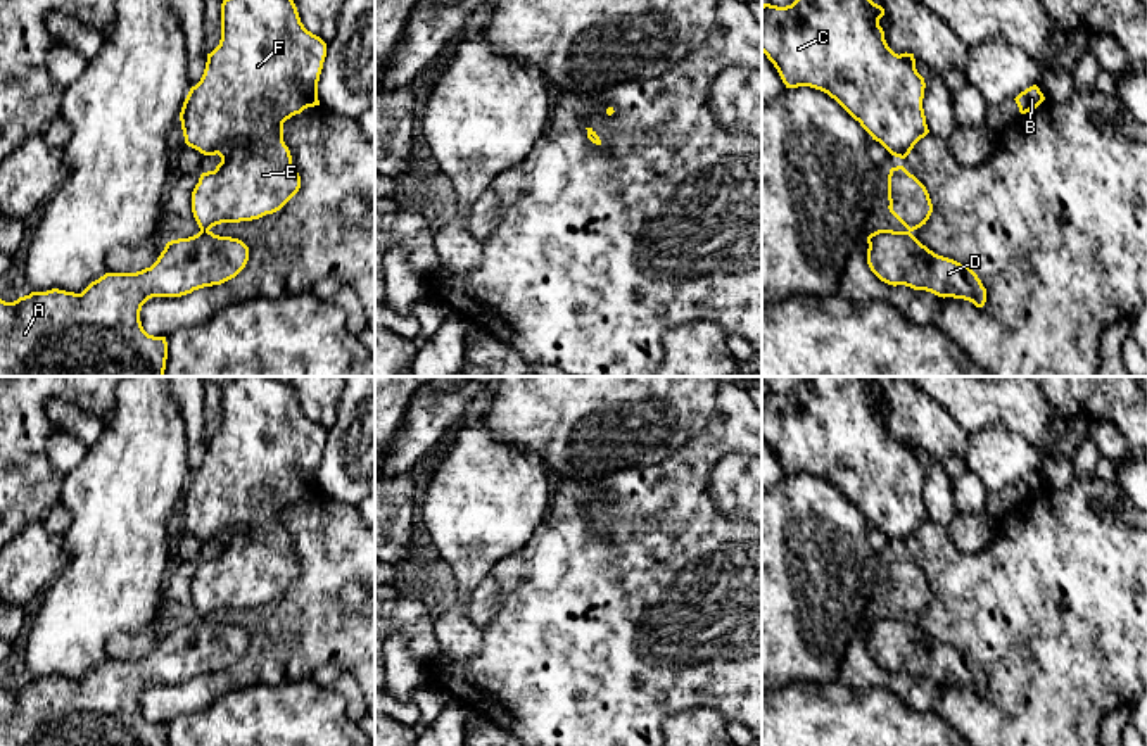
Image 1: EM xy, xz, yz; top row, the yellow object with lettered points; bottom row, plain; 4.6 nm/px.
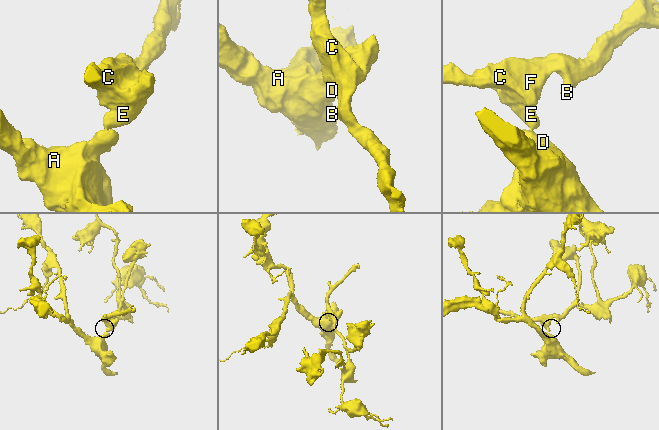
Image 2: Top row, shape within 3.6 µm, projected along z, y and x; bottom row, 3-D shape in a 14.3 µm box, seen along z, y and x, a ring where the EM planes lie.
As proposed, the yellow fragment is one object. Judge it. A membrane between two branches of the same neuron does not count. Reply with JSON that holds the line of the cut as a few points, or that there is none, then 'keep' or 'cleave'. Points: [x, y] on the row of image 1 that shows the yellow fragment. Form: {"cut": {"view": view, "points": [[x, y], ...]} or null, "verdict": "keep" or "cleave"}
{"cut": {"view": "xy", "points": [[201, 228], [208, 232]]}, "verdict": "cleave"}

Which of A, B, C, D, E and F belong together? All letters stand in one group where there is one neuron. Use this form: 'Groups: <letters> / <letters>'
Groups: A D / B C E F

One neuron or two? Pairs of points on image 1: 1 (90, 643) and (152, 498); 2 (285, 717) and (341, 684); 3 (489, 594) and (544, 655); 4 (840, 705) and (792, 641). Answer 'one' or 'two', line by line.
1: one
2: two
3: two
4: two

